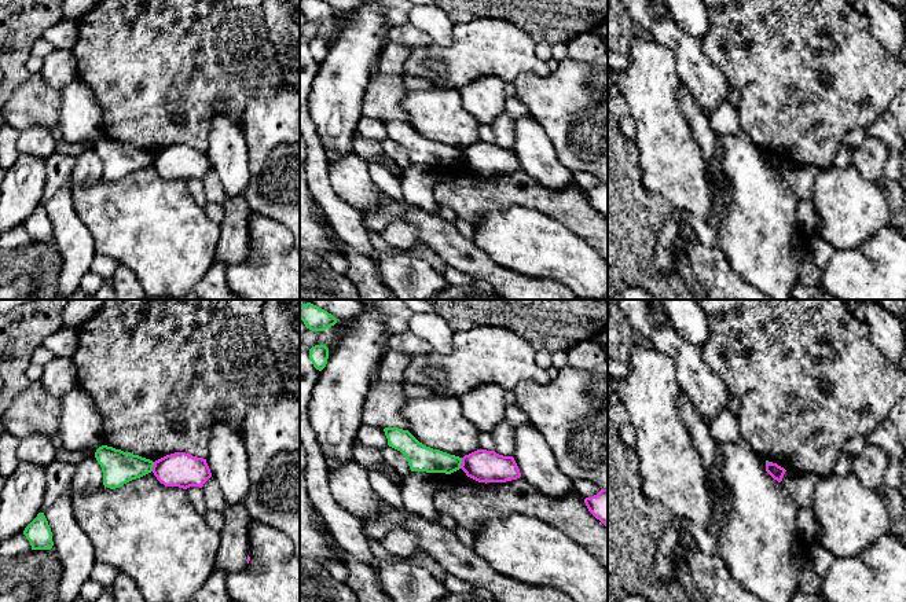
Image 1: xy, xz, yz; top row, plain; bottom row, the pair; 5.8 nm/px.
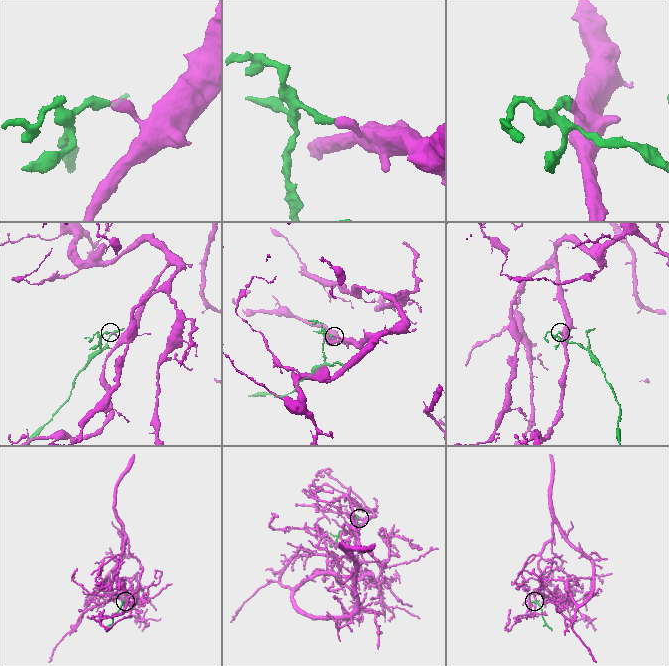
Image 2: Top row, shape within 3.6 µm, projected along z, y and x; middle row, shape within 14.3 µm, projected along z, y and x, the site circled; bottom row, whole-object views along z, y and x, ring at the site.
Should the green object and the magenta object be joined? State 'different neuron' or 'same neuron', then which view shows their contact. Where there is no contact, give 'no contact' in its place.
different neuron | xz

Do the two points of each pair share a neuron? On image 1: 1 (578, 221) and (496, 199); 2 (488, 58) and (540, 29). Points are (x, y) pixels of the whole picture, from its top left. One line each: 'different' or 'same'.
1: same
2: different

